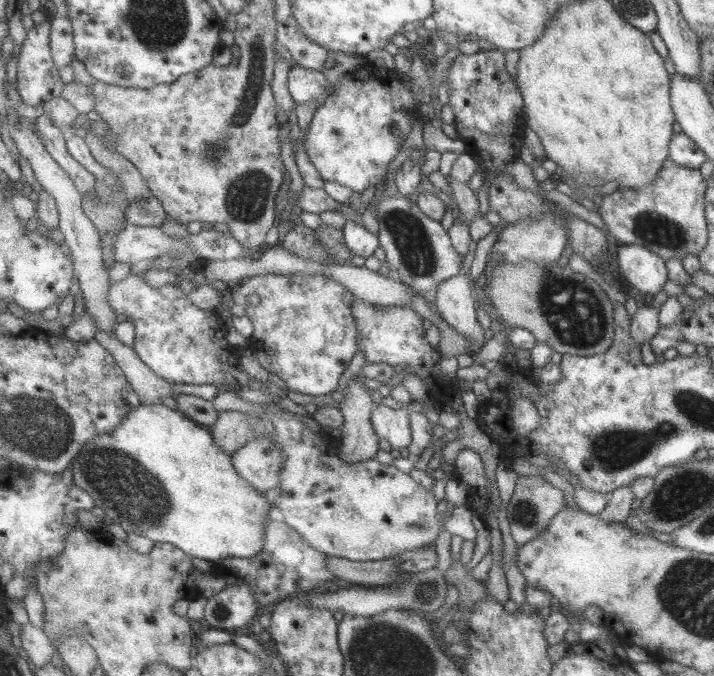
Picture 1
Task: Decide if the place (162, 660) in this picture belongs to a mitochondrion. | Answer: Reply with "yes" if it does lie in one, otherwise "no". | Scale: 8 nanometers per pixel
no

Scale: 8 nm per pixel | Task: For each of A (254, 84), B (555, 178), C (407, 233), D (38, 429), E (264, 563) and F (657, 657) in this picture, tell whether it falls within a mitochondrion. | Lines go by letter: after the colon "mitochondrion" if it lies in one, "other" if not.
A: mitochondrion
B: other
C: mitochondrion
D: mitochondrion
E: other
F: other

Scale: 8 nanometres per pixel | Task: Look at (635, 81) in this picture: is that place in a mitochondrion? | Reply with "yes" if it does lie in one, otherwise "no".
no

